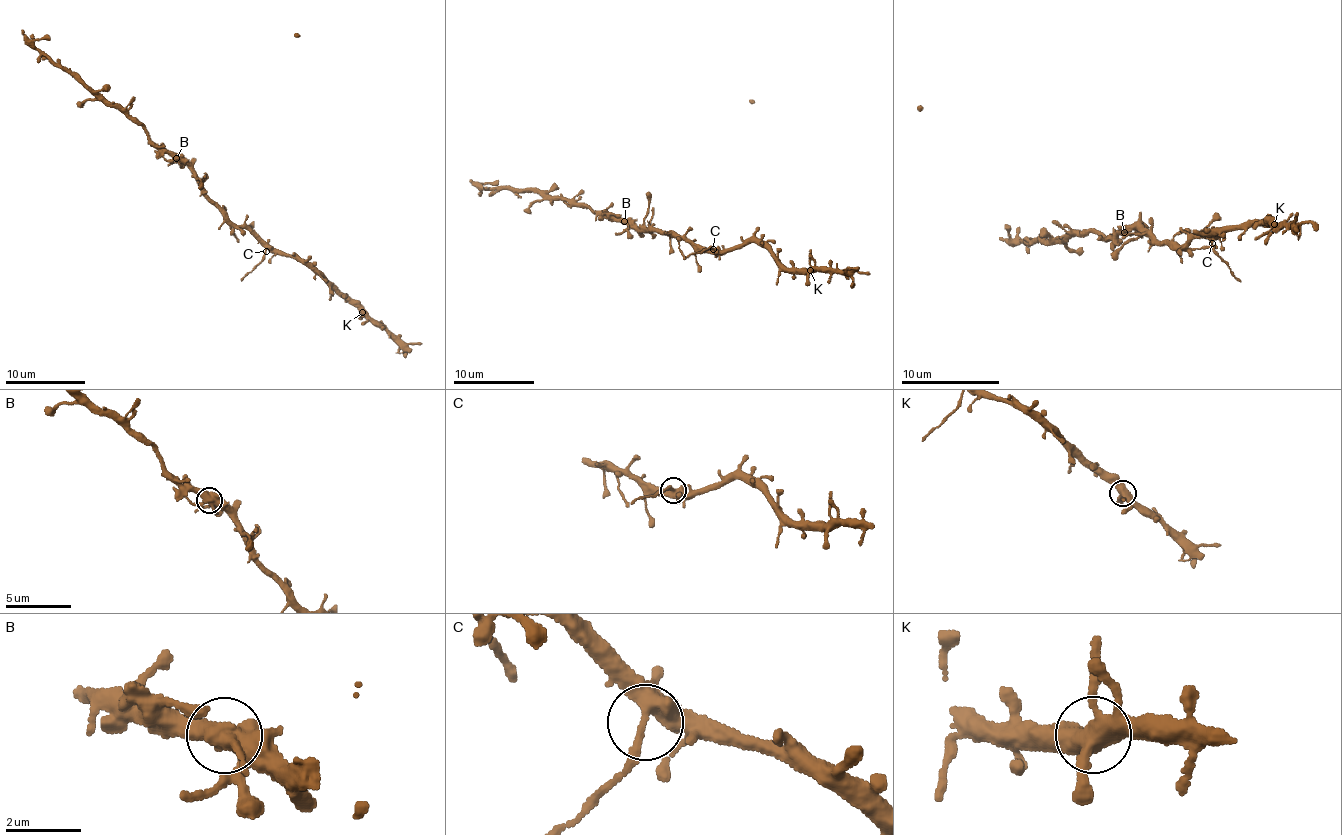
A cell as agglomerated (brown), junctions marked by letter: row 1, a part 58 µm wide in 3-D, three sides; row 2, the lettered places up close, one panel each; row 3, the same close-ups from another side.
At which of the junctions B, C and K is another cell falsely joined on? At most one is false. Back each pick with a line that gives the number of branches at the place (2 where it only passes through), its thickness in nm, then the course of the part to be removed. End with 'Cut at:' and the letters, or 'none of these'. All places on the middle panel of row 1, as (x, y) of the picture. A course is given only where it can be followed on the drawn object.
Cut at: none of these

